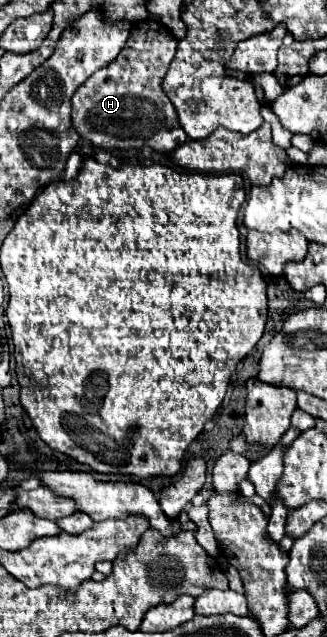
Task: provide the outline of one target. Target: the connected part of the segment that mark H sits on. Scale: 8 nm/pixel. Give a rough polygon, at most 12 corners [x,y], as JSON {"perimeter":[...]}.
{"perimeter":[[155,19],[73,95],[99,149],[187,141],[161,79],[175,39]]}

